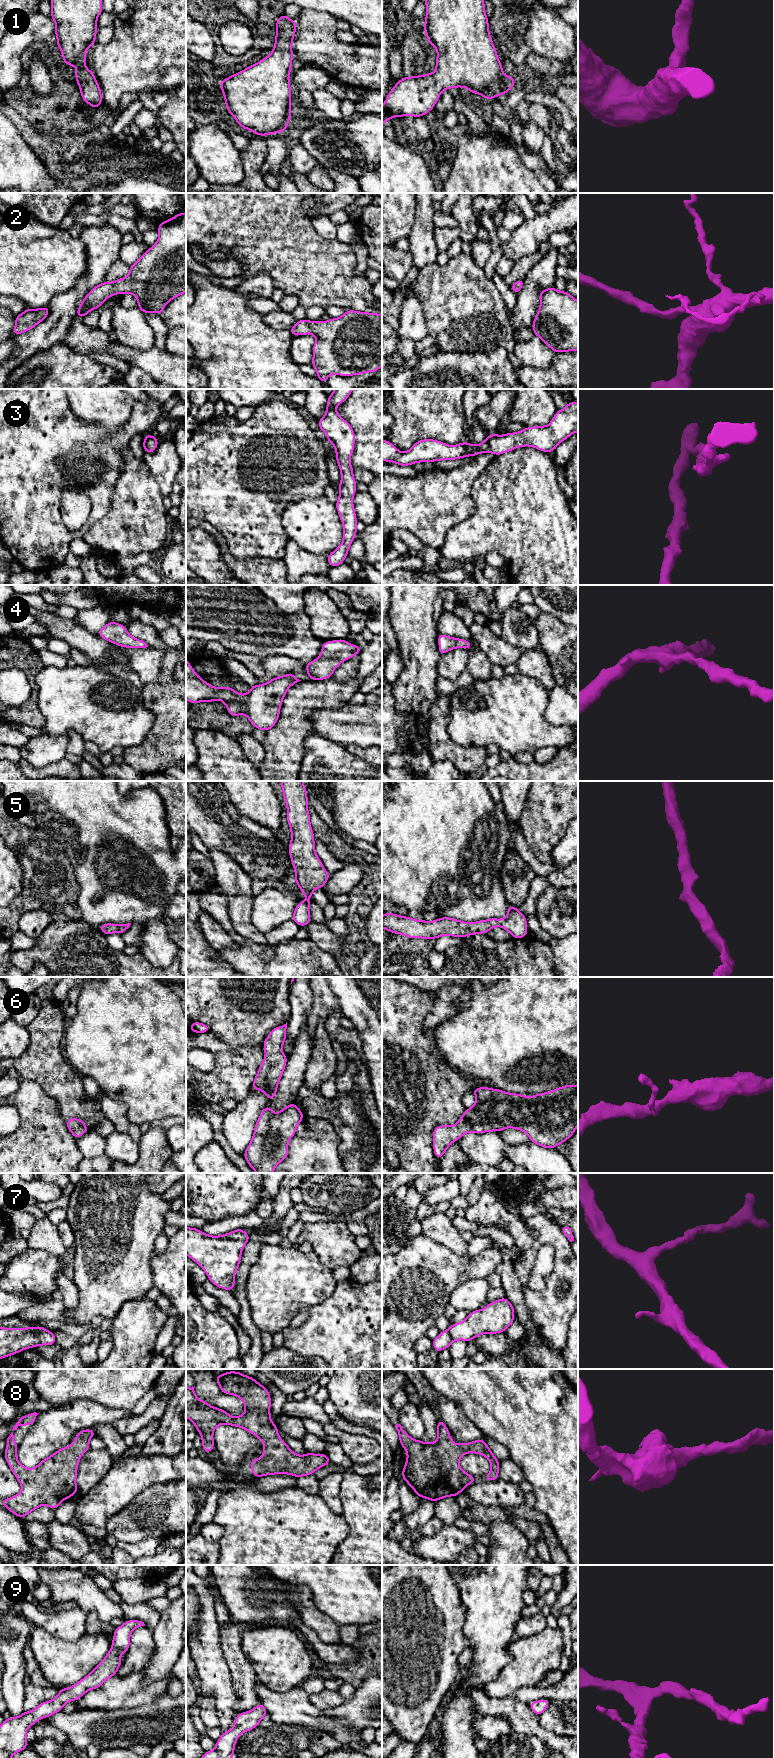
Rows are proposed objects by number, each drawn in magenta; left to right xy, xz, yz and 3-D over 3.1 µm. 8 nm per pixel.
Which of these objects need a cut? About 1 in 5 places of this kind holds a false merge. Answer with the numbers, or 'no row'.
no row

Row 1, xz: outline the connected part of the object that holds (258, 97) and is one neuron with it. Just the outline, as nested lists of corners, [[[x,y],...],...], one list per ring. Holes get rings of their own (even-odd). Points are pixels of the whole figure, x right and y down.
[[[285,14],[276,21],[276,37],[272,53],[256,64],[229,76],[220,82],[227,112],[232,114],[242,128],[259,136],[284,132],[291,114],[291,87],[289,74],[294,58],[292,42],[296,33],[296,21]]]

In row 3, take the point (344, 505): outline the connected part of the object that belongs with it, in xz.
[[[334,389],[334,392],[328,396],[326,413],[318,421],[318,428],[324,431],[327,442],[332,443],[335,448],[336,461],[341,472],[341,482],[338,487],[340,496],[335,505],[343,524],[343,541],[336,550],[326,556],[330,567],[344,563],[349,548],[358,533],[356,529],[358,520],[353,505],[357,482],[353,477],[354,468],[350,465],[356,437],[351,425],[341,418],[335,409],[349,397],[353,390]]]

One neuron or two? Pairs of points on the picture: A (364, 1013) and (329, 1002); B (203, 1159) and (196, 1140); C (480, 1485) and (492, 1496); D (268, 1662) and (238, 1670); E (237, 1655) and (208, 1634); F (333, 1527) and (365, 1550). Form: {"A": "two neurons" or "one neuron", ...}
{"A": "two neurons", "B": "two neurons", "C": "one neuron", "D": "two neurons", "E": "two neurons", "F": "two neurons"}

